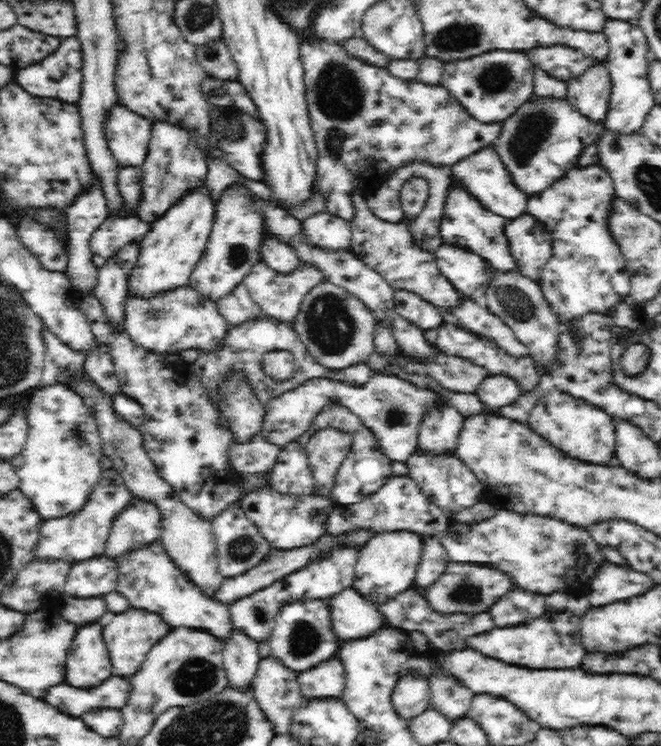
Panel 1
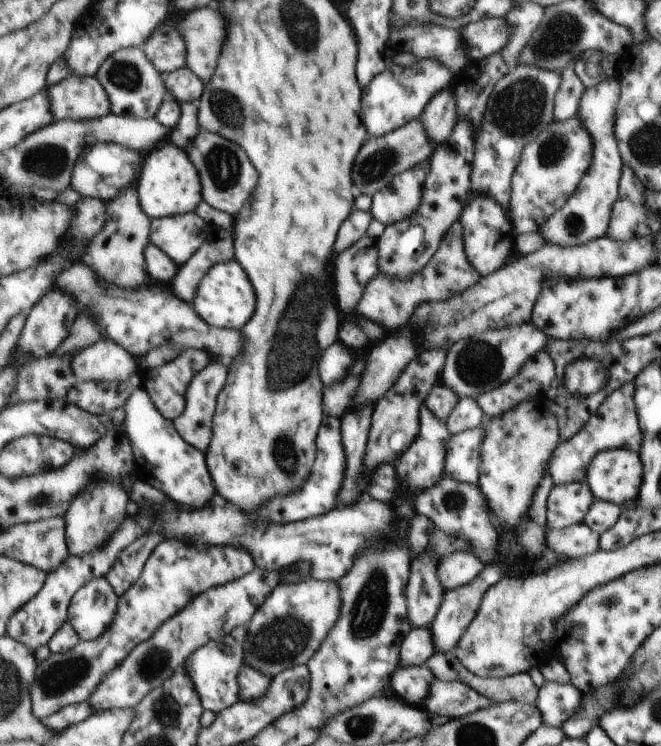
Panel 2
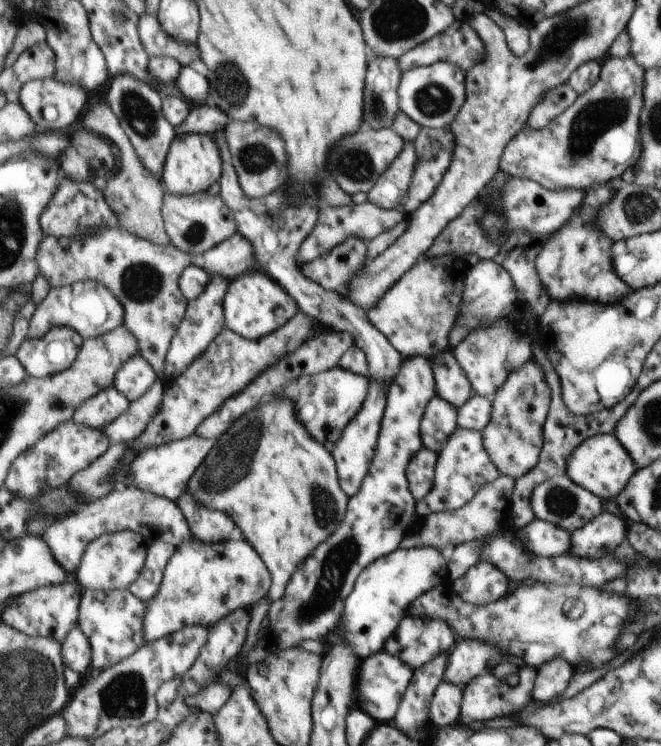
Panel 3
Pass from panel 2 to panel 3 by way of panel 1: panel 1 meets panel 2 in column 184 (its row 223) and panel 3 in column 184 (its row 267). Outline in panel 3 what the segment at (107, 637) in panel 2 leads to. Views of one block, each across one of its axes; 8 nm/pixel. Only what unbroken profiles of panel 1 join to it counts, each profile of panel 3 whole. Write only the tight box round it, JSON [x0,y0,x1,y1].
[145,534,271,642]

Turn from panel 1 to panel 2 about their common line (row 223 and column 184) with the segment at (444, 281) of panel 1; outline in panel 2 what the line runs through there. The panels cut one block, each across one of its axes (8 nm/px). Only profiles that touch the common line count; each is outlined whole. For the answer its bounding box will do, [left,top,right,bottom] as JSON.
[142,349,211,421]

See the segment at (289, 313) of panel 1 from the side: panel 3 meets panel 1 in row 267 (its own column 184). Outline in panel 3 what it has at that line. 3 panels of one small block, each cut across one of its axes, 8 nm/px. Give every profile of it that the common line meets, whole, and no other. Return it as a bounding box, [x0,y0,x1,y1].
[37,228,255,379]

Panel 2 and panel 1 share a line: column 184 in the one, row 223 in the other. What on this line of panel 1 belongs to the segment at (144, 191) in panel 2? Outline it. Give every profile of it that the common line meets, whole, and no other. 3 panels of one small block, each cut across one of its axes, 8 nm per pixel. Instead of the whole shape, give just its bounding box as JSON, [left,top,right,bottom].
[127,181,215,296]

